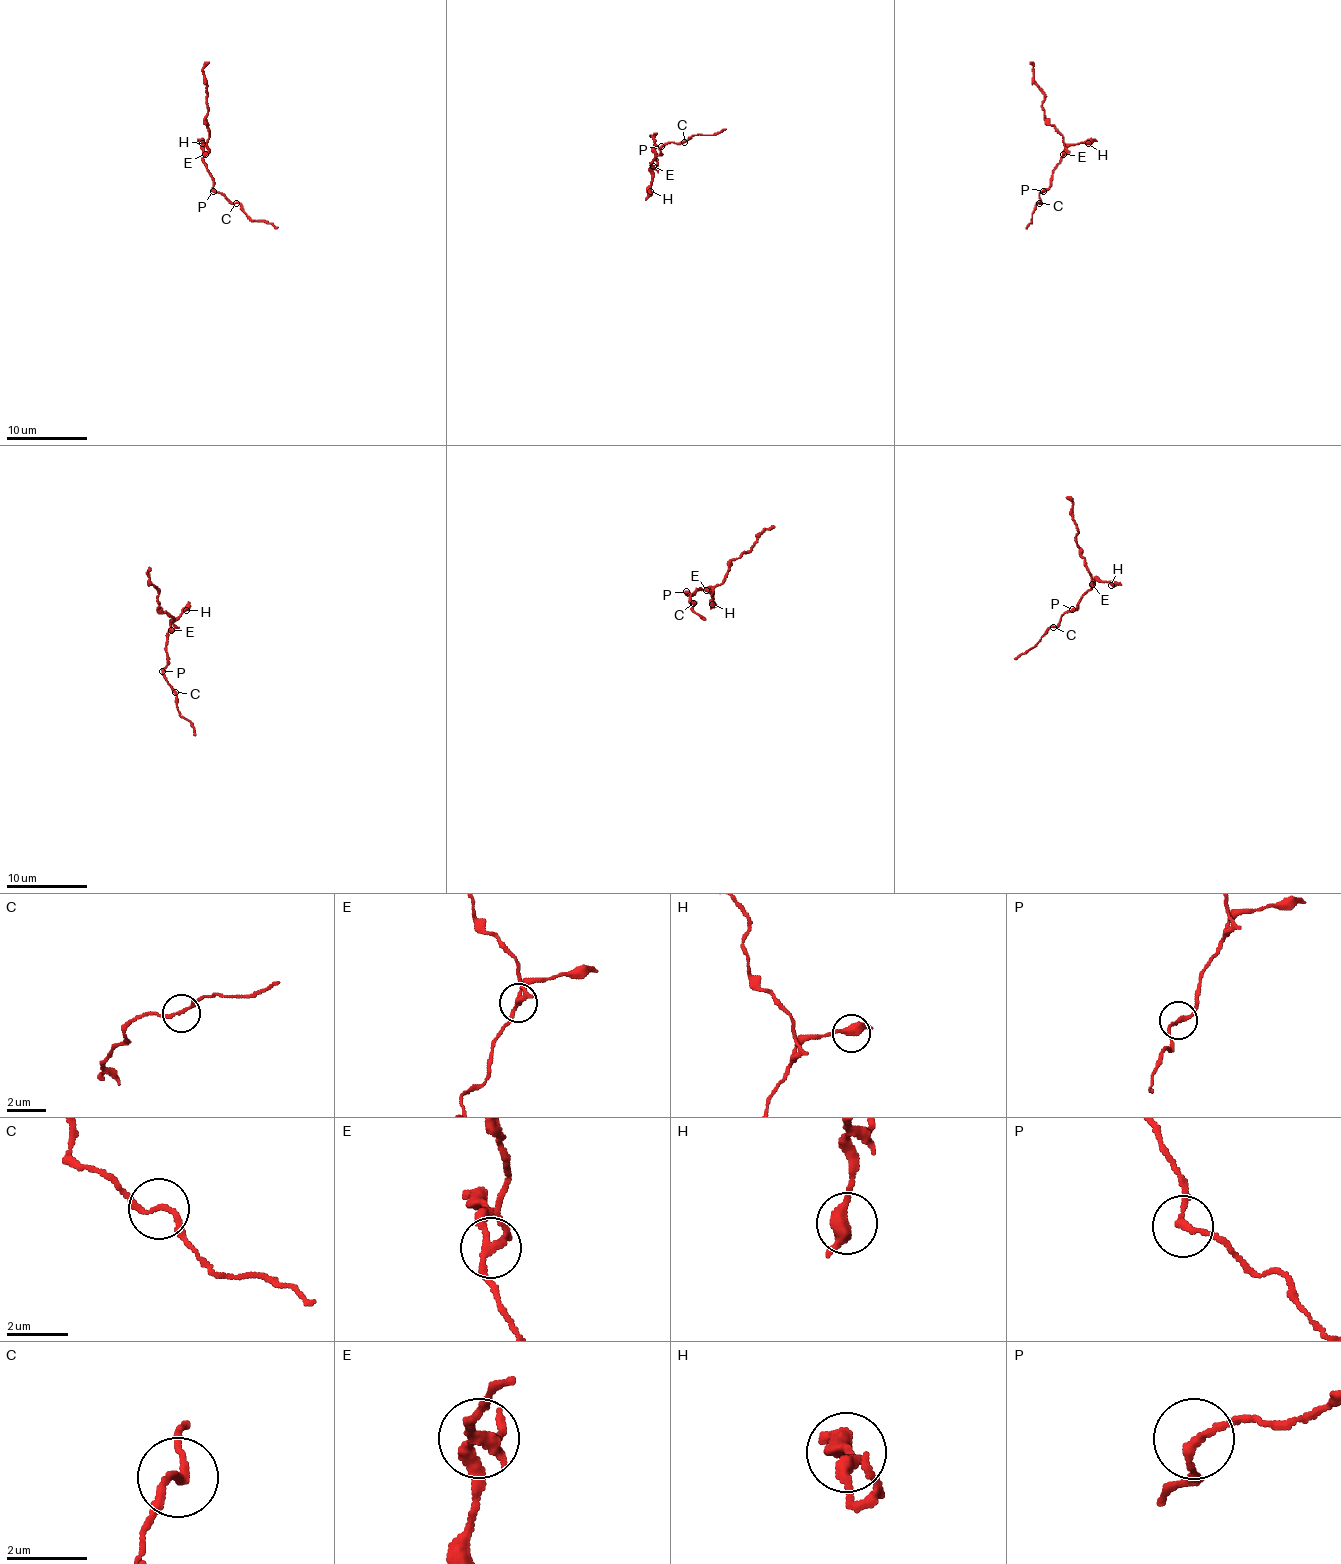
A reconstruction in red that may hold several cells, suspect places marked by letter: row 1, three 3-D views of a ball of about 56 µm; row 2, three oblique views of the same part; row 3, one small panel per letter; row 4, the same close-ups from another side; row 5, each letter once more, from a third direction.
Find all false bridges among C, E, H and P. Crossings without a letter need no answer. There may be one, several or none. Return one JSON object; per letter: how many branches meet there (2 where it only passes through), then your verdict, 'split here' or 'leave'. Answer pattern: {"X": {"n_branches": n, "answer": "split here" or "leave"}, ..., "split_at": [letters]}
{"C": {"n_branches": 2, "answer": "leave"}, "E": {"n_branches": 2, "answer": "split here"}, "H": {"n_branches": 2, "answer": "leave"}, "P": {"n_branches": 2, "answer": "leave"}, "split_at": ["E"]}

